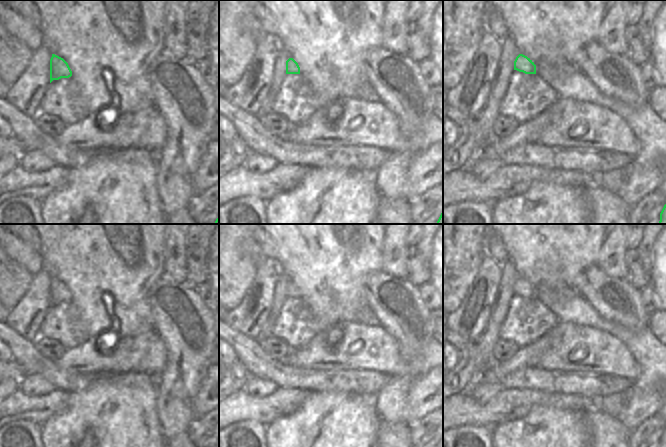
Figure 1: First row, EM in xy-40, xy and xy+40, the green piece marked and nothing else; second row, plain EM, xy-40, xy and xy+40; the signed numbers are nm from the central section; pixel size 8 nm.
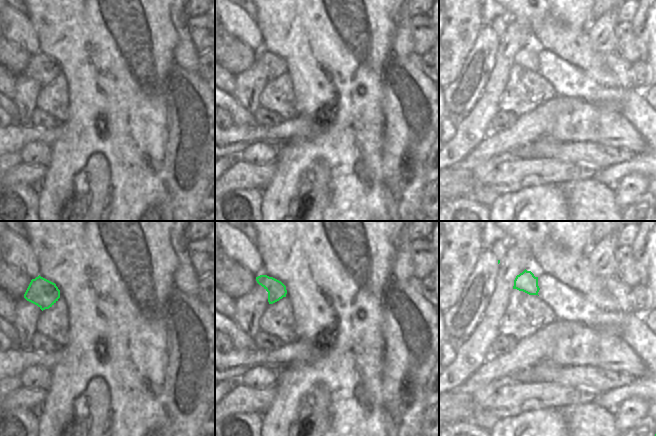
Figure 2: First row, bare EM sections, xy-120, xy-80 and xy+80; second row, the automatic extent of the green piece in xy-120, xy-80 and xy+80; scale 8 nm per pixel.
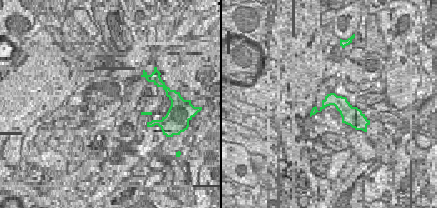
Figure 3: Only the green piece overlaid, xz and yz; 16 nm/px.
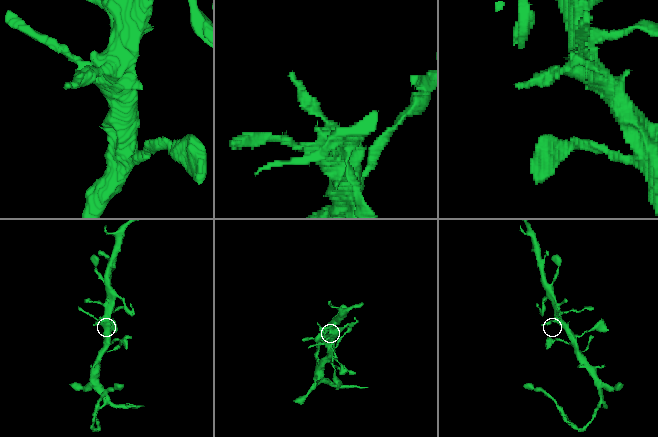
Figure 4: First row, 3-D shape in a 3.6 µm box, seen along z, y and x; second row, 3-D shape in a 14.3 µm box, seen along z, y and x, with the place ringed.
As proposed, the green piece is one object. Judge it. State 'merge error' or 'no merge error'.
no merge error

